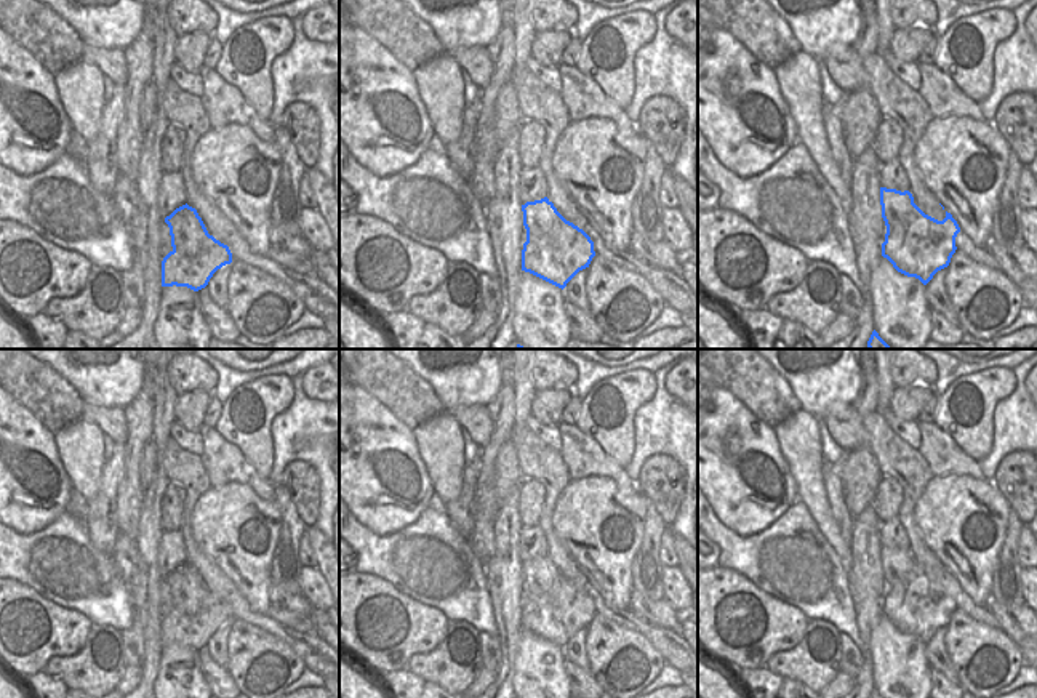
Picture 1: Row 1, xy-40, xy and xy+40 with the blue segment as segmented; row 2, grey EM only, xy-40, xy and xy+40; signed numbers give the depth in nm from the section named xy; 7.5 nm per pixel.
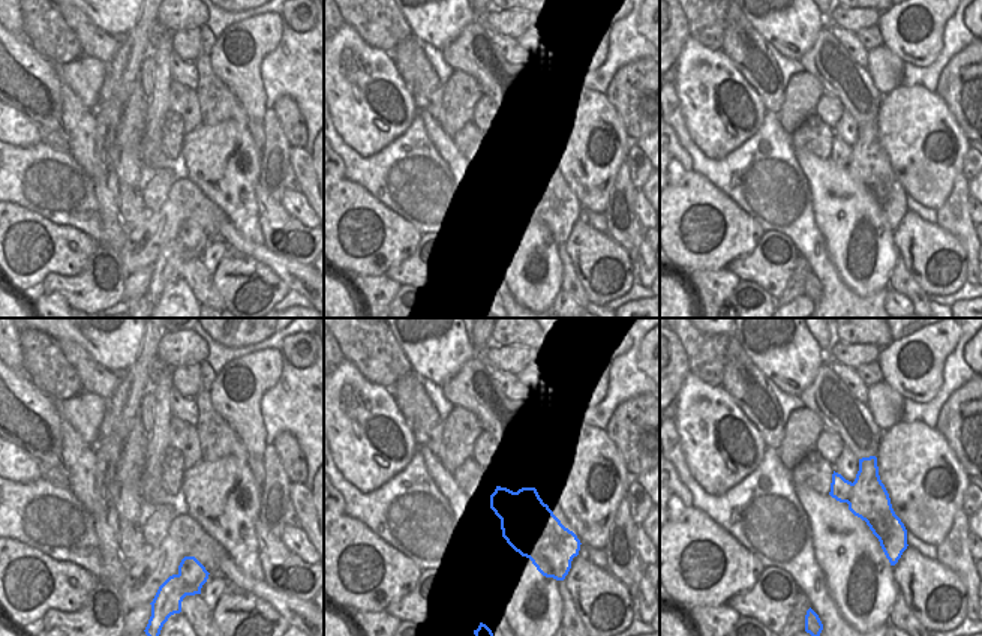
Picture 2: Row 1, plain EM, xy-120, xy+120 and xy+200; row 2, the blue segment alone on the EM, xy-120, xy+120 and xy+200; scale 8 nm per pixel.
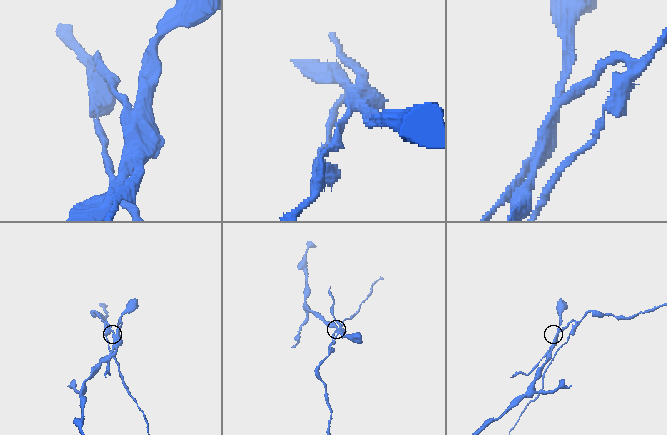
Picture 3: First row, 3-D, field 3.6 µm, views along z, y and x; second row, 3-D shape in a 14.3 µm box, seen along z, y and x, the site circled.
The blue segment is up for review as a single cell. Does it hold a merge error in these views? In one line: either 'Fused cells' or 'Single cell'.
Fused cells.

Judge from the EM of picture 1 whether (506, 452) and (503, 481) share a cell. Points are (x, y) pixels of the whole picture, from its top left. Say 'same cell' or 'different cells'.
same cell

